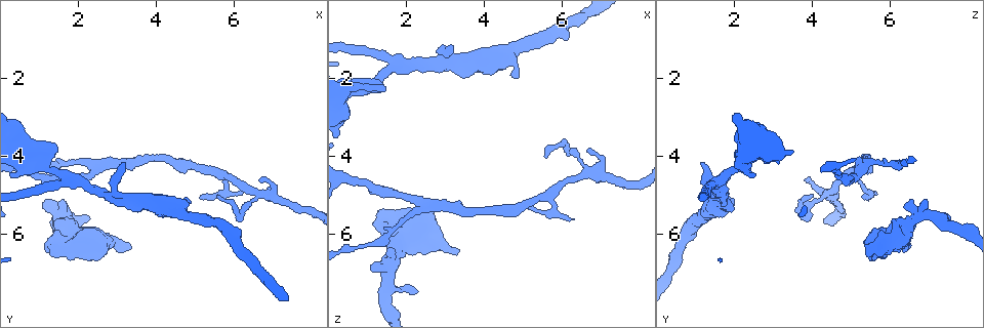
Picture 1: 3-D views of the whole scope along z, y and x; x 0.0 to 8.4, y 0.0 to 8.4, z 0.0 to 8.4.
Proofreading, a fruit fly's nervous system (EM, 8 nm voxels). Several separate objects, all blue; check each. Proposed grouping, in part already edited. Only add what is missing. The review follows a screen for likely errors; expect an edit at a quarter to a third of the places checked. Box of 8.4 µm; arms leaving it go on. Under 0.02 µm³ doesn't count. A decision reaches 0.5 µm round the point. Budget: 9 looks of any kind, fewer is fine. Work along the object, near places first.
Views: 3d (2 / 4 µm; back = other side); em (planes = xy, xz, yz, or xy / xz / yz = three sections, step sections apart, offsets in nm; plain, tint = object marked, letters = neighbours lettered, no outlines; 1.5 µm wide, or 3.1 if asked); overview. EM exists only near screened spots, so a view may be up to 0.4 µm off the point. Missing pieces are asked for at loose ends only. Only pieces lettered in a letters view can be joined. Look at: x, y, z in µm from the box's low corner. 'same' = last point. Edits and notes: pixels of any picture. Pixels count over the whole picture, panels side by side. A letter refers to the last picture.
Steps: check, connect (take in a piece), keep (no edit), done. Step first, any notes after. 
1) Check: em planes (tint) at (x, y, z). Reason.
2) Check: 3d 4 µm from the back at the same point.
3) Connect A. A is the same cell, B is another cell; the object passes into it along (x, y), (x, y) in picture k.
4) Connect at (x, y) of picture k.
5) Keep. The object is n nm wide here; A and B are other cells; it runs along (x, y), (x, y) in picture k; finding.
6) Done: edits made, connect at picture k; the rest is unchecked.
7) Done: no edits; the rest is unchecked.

Check: em xy step 8 (letters) at (3.10, 4.20, 1.20).

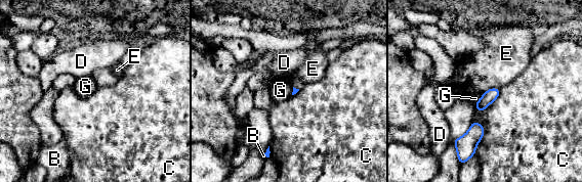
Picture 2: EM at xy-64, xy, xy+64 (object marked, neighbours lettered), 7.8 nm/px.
Keep. The longest contact is with C, 280 nm; B, C, D, E and G are other cells; a border runs along (499, 88), (489, 88), (483, 94) in picture 2; no lettered piece goes on from it.

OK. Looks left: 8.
Check: em xz step 8 (letters) at (5.50, 5.00, 4.00). Thin end.

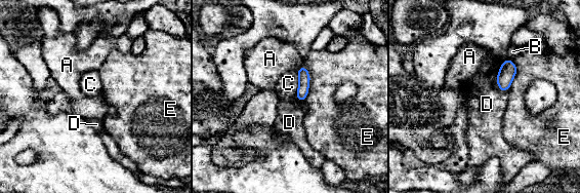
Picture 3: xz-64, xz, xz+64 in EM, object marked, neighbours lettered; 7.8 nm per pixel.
Keep. A, B, C, D and E are other cells; no lettered piece goes on from it.

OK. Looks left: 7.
Check: em planes (letters) at (4.80, 5.20, 1.95). An open end.

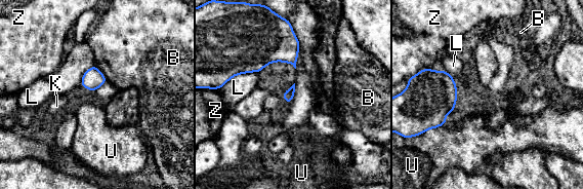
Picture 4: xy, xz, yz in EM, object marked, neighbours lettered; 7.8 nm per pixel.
Keep. The longest contact is with L, 300 nm; B, K, L, U and Z are other cells; a border runs along (291, 25), (292, 32), (300, 46) in picture 4; none of them fits.

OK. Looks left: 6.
Check: 3d 2 µm at (1.30, 6.60, 5.50). Branch stops here.

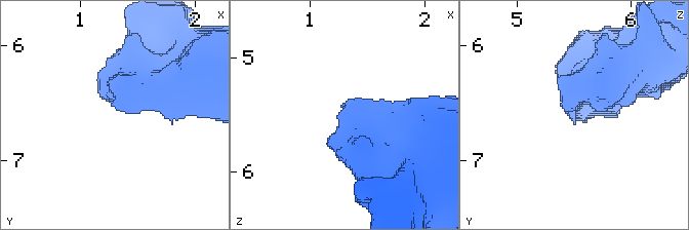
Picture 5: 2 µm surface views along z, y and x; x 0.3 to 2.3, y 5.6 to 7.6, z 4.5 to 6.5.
Check: em planes (letters) at (1.34, 6.56, 5.44). Now the EM.

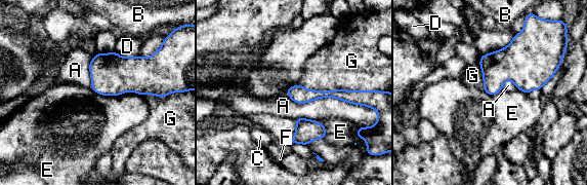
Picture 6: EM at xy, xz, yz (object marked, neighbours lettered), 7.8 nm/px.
Connect G. G is the same cell, A, B, C, D, E and F are other cells; the object passes into it along (301, 95), (332, 90), (347, 63) in picture 6; it goes on there.

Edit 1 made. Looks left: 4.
Done: edits made, connect at picture 6; the rest is unchecked.

